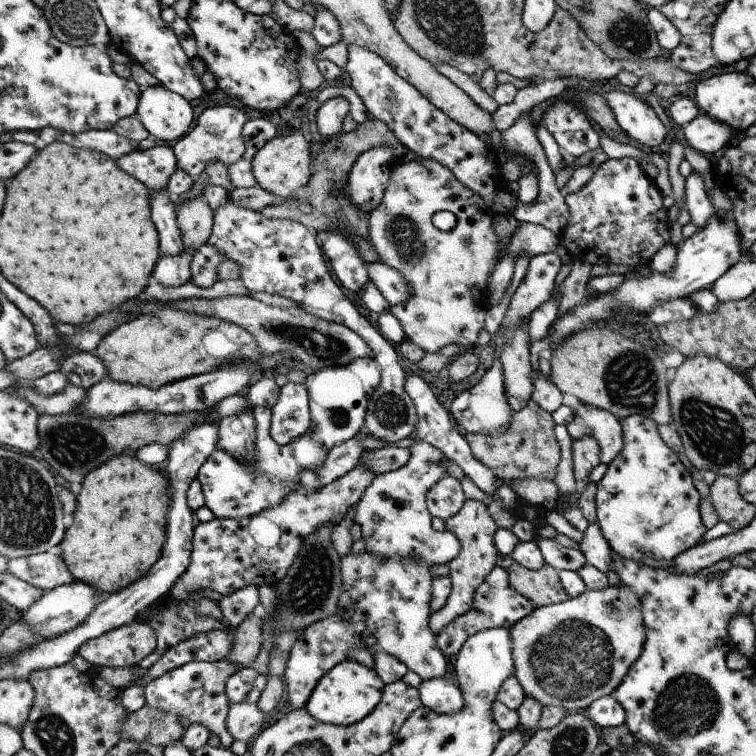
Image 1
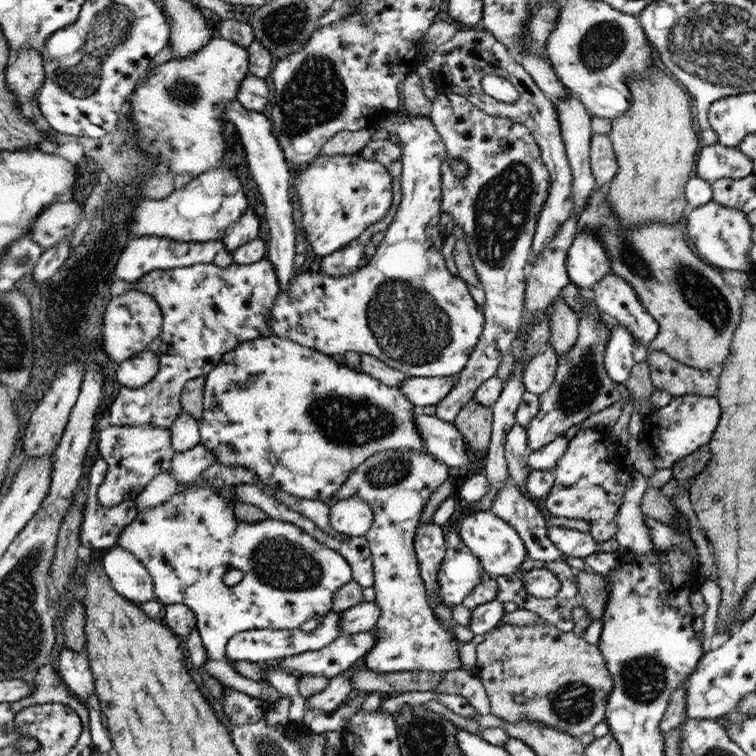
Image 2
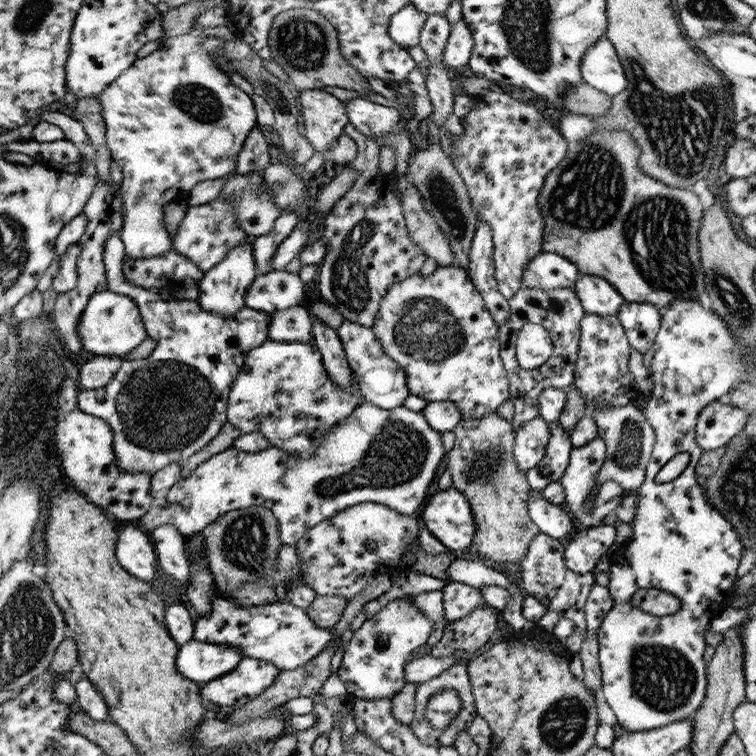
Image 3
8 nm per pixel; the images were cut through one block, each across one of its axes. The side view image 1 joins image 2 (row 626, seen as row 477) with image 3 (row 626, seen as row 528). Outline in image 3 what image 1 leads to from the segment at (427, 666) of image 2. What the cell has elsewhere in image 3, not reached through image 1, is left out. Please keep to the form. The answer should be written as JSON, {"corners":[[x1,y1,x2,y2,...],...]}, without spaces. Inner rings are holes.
{"corners":[[411,596,395,598,372,618,366,618,364,624,353,632,337,671,349,694,356,699,368,700,392,698,397,695,407,683,404,679,404,666,414,659,413,652,428,642,432,630,433,622,428,620,423,612,411,602]]}

